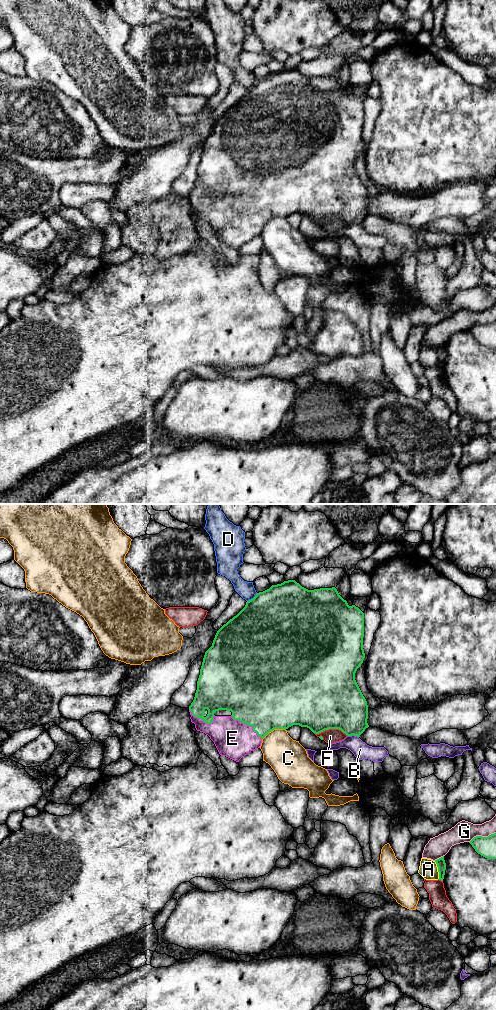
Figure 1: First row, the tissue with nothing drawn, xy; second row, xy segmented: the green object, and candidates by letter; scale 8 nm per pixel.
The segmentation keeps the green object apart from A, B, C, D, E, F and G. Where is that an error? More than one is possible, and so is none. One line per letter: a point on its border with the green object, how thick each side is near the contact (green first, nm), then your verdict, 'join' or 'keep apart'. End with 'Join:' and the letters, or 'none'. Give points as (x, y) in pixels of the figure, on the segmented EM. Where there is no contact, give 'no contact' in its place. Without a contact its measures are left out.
A: meets green in xy at (438, 870); 70 nm thick on the green side, 150 nm on the other; keep apart
B: meets green in xy at (353, 734); 380 nm thick on the green side, 140 nm on the other; keep apart
C: meets green in xy at (273, 729); 500 nm thick on the green side, 300 nm on the other; keep apart
D: meets green in xy at (253, 598); 500 nm thick on the green side, 140 nm on the other; keep apart
E: meets green in xy at (247, 724); 500 nm thick on the green side, 300 nm on the other; join
F: meets green in xy at (331, 728); 500 nm thick on the green side, 120 nm on the other; keep apart
G: meets green in xy at (481, 836); 160 nm thick on the green side, 170 nm on the other; keep apart
Join: E

